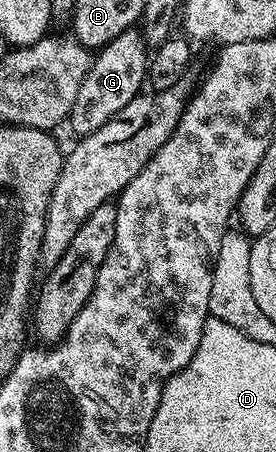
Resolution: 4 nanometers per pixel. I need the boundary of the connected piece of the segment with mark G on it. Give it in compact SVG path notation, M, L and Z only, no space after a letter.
M131 29L120 33L120 37L108 41L108 45L97 48L96 54L90 60L90 68L84 81L80 81L80 93L76 93L76 101L70 110L68 127L75 131L75 136L95 133L96 129L107 125L112 117L116 117L139 95L147 82L147 66L148 48L142 40L141 30Z

